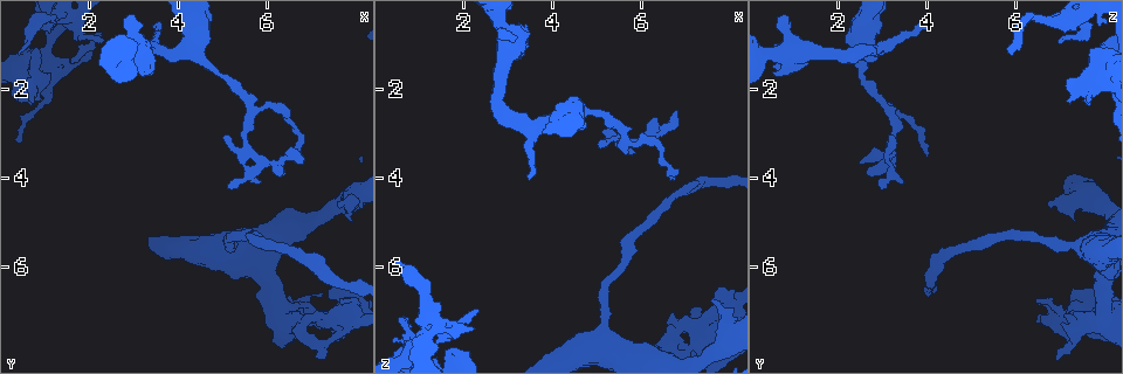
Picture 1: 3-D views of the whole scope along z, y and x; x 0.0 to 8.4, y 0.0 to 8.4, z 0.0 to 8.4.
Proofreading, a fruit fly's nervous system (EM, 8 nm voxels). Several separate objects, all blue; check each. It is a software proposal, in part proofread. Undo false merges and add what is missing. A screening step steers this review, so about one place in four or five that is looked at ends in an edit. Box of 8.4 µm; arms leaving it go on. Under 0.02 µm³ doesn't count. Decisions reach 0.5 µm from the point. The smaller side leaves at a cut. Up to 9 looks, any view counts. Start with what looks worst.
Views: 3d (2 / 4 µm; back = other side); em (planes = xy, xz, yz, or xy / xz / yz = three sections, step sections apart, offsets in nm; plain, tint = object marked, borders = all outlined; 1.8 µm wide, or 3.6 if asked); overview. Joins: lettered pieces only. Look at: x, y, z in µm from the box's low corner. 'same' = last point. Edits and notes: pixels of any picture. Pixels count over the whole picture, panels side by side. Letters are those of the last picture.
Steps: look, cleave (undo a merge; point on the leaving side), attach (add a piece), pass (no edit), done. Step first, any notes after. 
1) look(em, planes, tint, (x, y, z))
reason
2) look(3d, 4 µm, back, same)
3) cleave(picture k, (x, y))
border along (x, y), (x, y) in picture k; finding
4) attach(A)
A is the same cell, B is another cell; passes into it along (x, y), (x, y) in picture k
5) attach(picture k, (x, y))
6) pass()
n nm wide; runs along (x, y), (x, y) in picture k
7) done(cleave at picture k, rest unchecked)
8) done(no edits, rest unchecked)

look(em, 3.6 µm, planes, tint, (6.55, 7.20, 7.80))
thin neck

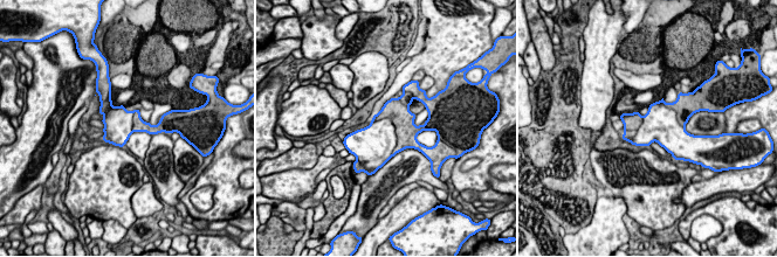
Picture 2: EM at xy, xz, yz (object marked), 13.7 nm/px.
look(em, 3.6 µm, planes, borders, same)
see the neighbours

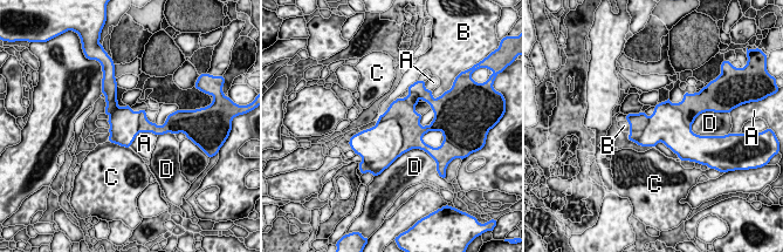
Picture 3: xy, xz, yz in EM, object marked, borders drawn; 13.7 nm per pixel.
cleave(picture 3, (412, 133))
D touches over 550 nm; A, B, C and D are other cells; border along (378, 118), (397, 118), (398, 156) in picture 3; a second cell is stuck on

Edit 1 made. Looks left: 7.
look(3d, 4 µm, (6.70, 3.45, 3.95))
tapers out

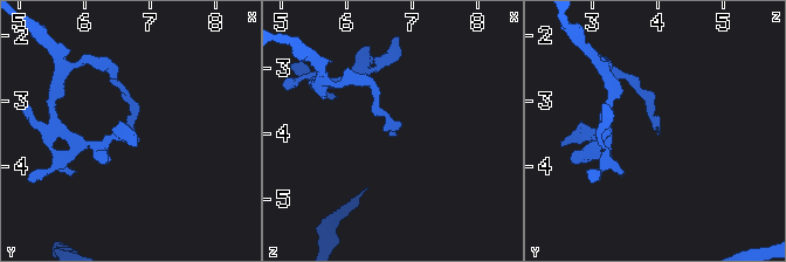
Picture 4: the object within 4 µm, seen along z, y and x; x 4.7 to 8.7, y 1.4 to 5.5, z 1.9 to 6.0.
look(em, planes, borders, (6.75, 3.45, 4.00))
shape alone is not enough

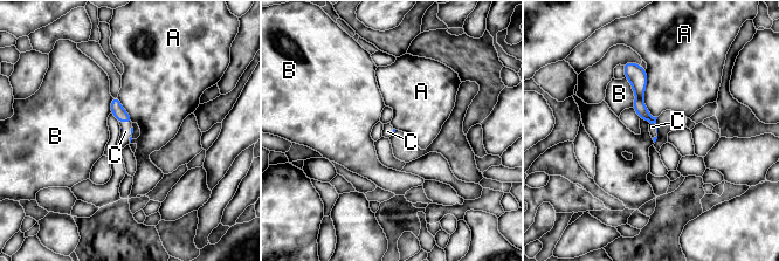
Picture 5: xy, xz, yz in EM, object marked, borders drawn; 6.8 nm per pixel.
attach(C)
A touches over 340 nm; C is the same cell, A and B are other cells; the cell continues

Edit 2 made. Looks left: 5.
look(em, planes, tint, (0.75, 2.30, 7.15))
branch stops here

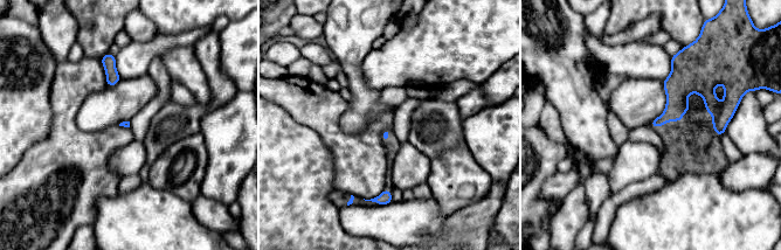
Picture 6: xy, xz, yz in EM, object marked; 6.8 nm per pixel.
look(em, planes, borders, same)
see the neighbours

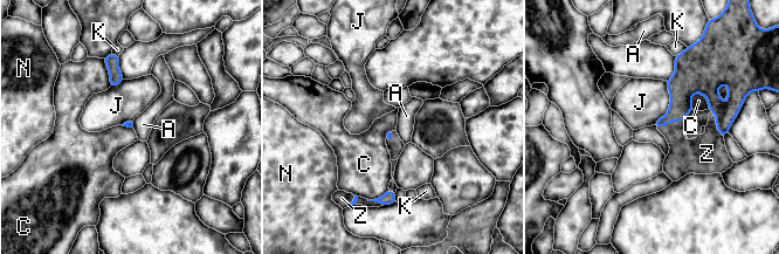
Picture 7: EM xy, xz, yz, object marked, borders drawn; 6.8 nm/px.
attach(Z)
J touches over 320 nm; Z is the same cell, A, C, J, K and N are other cells; the cell continues

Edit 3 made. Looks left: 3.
look(3d, 4 µm, (5.05, 4.20, 3.00))
free end

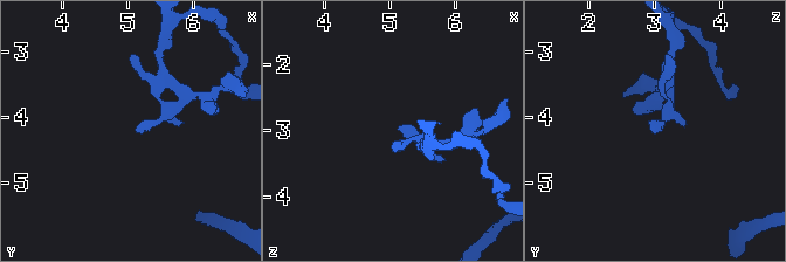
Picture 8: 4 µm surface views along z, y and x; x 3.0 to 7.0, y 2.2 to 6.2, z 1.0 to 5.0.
look(em, 3.6 µm, planes, borders, (5.15, 4.20, 2.95))
need the tissue

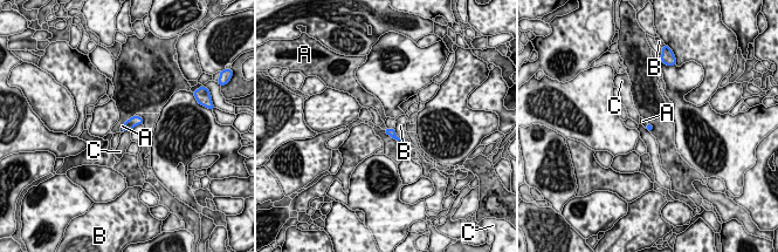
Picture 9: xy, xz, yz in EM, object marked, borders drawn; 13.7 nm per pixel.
pass()
A, B and C are other cells; border along (131, 129), (126, 129), (123, 133) in picture 9; none of them fits

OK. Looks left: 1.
done(cleave at picture 3, attach at picture 5, attach at picture 7, rest unchecked)

